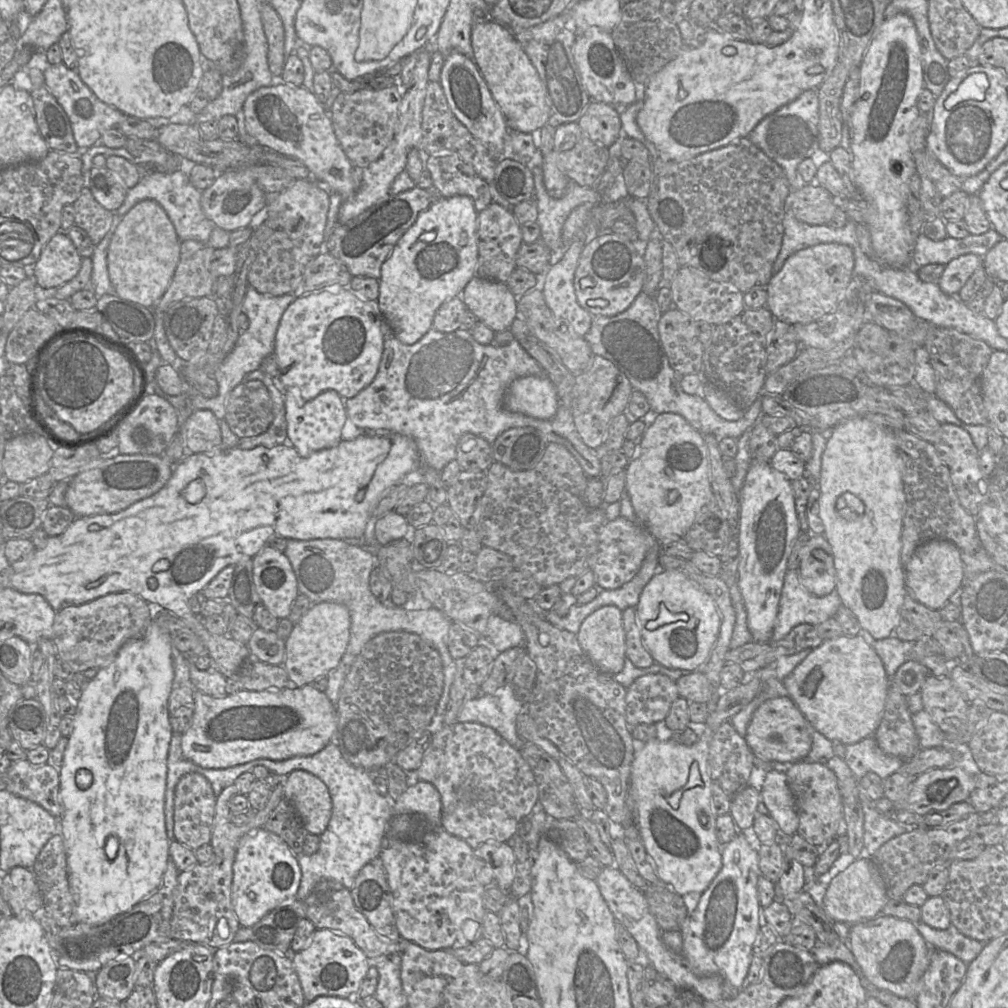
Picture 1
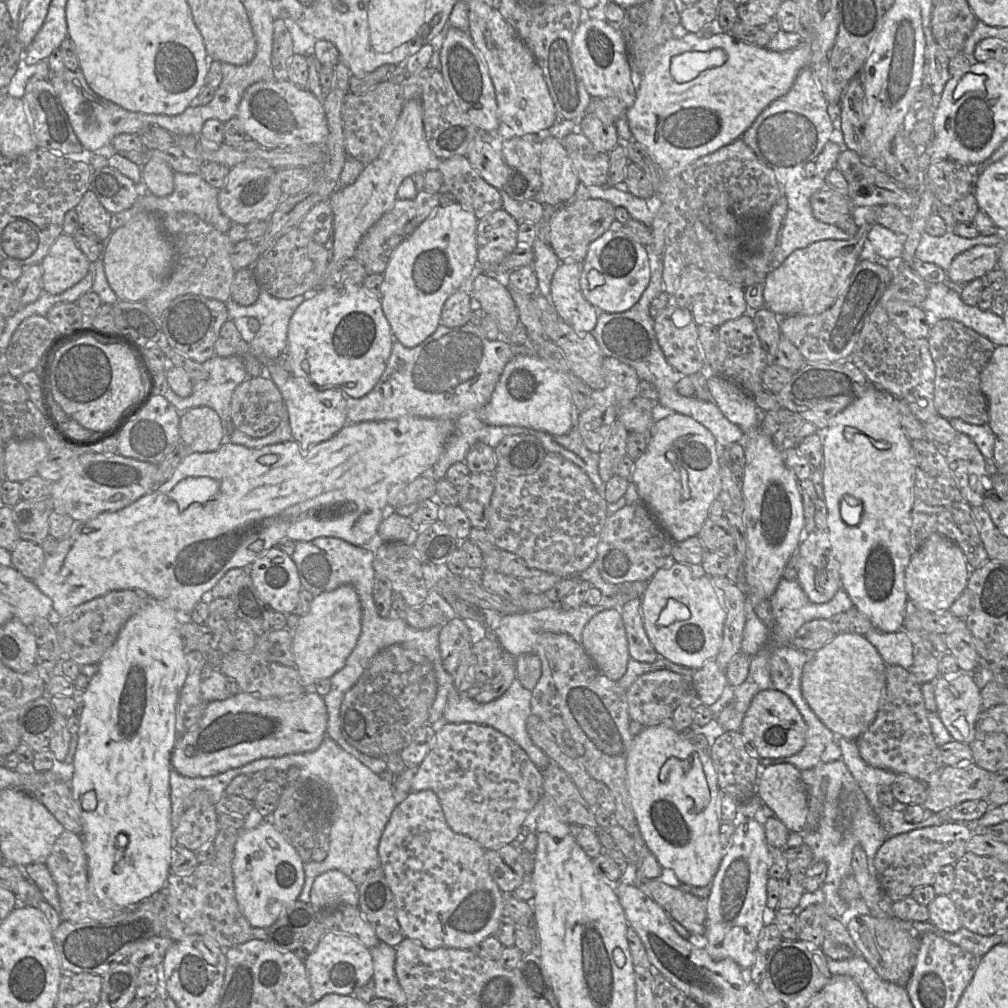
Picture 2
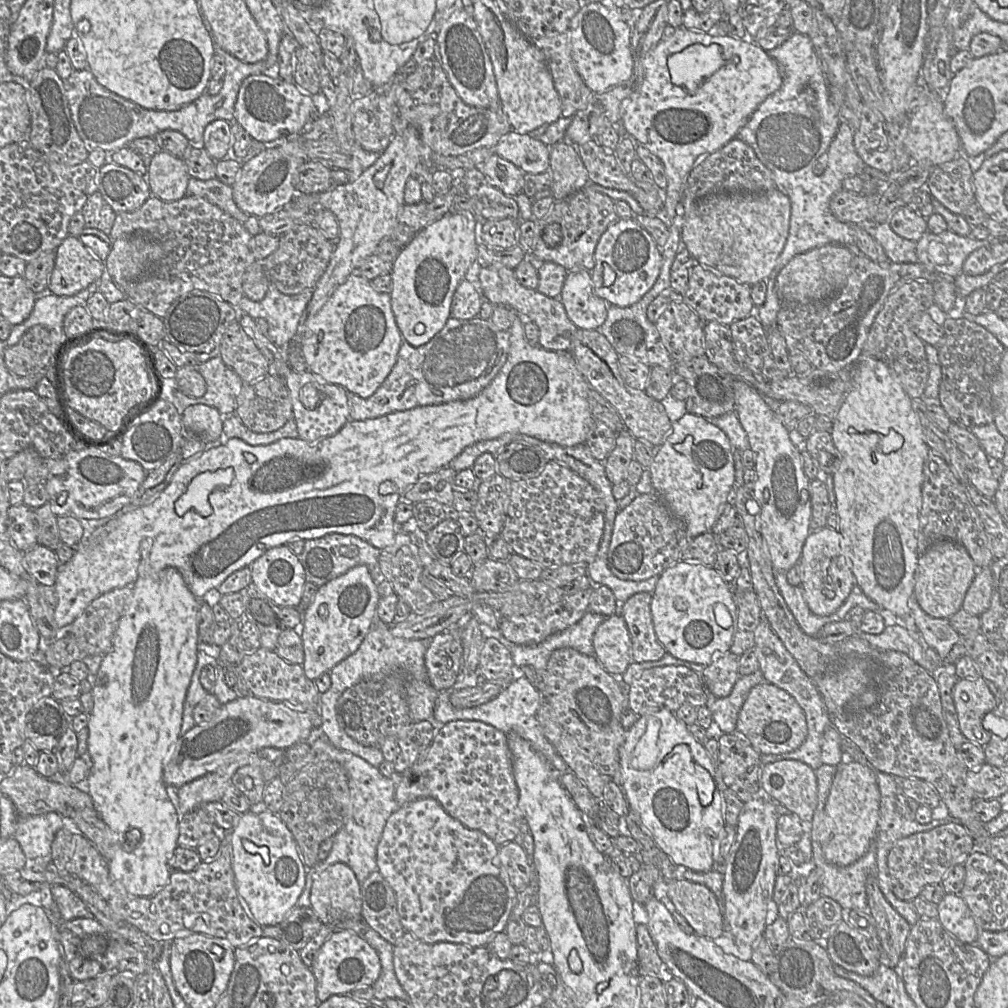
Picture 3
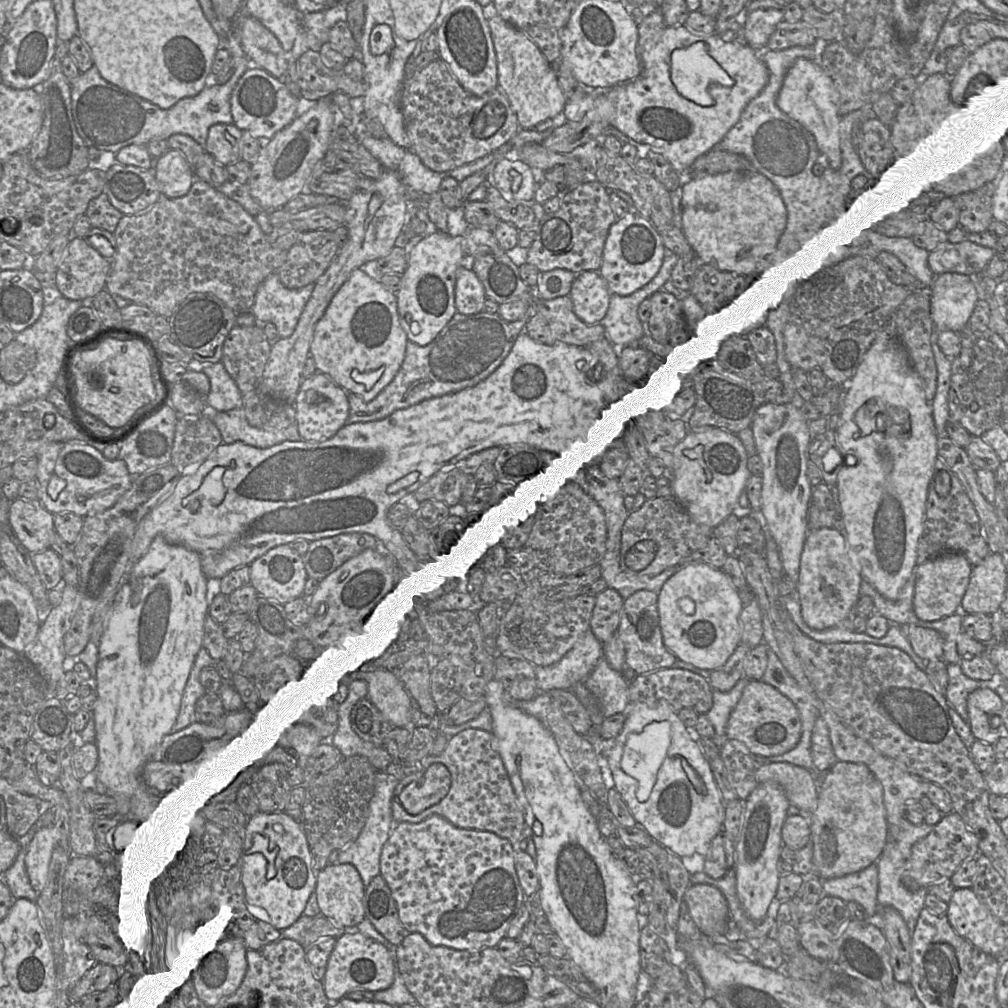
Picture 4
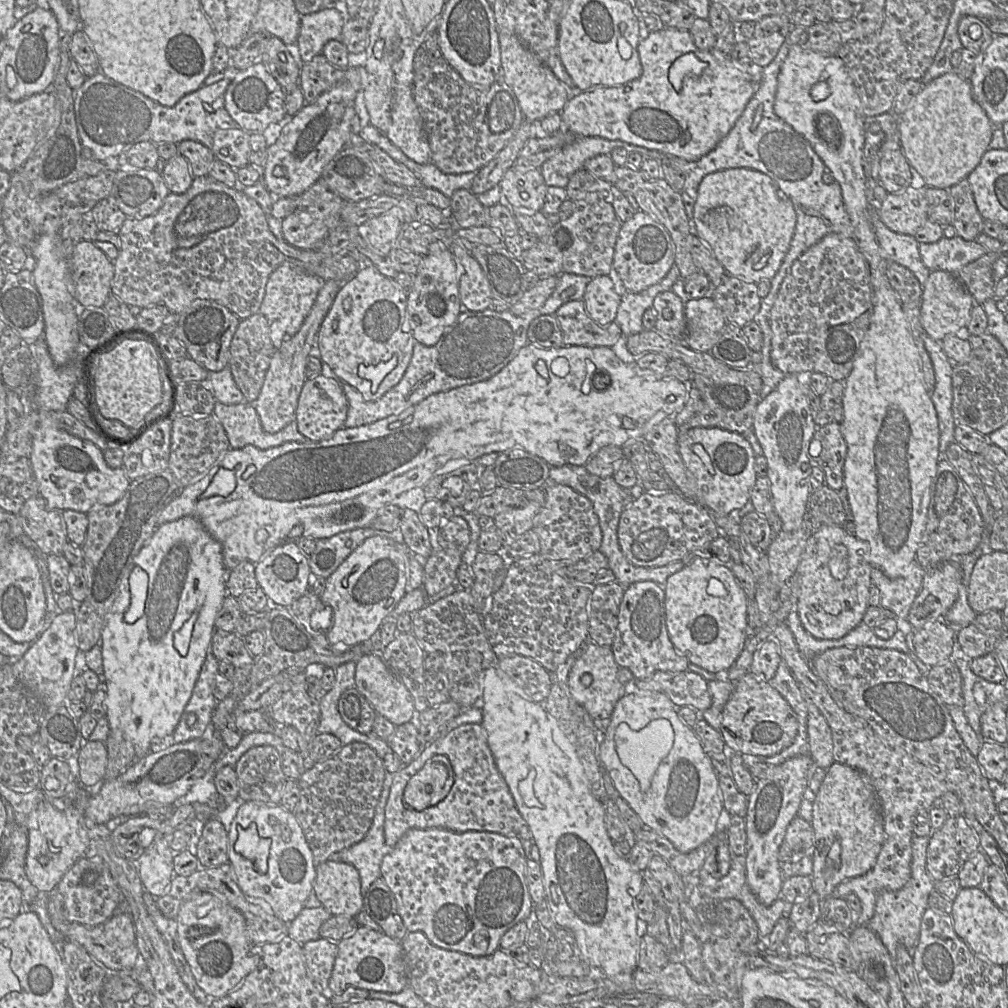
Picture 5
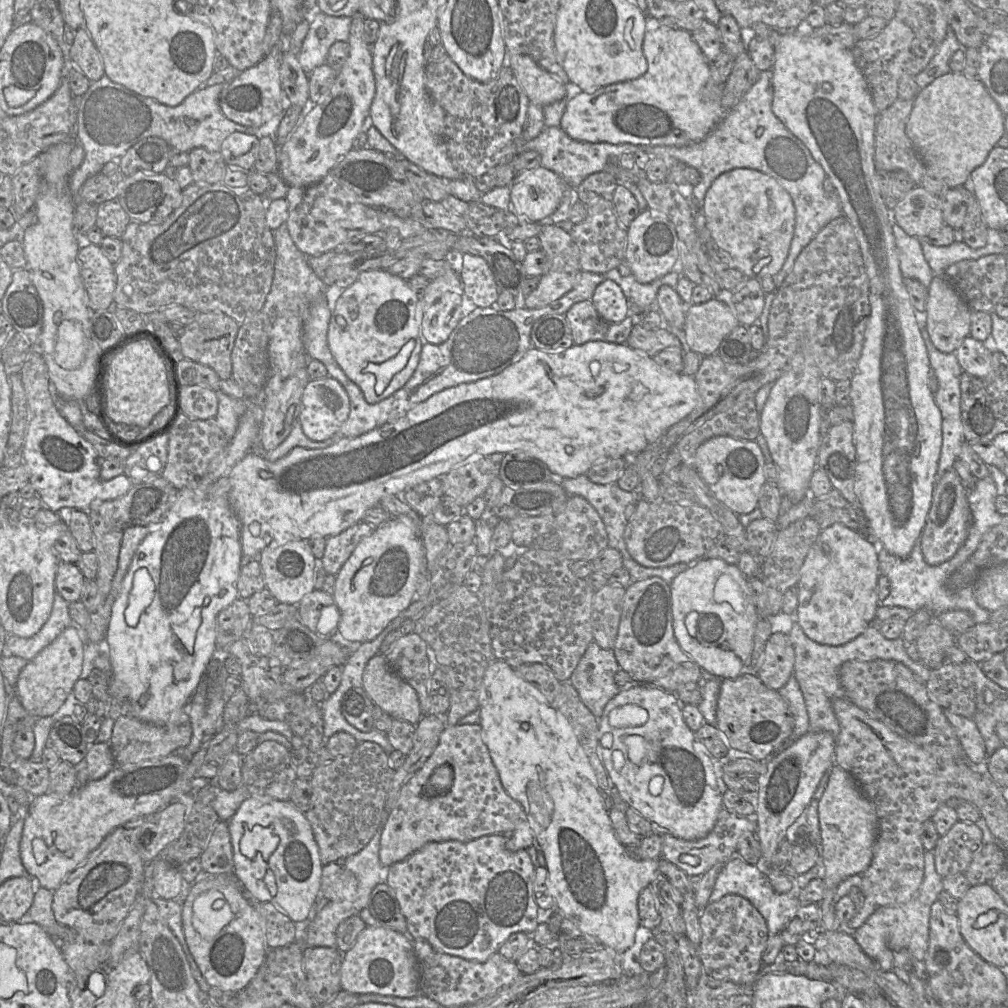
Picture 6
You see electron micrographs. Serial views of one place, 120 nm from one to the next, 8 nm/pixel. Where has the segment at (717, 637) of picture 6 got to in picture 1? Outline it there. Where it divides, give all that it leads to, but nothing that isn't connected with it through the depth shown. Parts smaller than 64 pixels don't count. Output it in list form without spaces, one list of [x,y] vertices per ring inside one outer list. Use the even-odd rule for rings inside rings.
[[[657,567],[635,609],[643,645],[655,663],[685,671],[701,669],[717,640],[720,615],[711,595],[697,582],[678,570]]]

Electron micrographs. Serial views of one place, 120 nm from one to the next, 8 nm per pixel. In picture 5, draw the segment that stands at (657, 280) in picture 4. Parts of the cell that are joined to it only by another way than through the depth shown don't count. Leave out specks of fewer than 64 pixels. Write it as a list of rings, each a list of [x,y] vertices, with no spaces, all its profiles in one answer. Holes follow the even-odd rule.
[[[674,265],[657,284],[641,292],[621,296],[615,323],[621,328],[623,336],[628,337],[644,330],[642,316],[645,310],[653,307],[655,297],[661,292],[671,290],[680,278],[679,269]]]

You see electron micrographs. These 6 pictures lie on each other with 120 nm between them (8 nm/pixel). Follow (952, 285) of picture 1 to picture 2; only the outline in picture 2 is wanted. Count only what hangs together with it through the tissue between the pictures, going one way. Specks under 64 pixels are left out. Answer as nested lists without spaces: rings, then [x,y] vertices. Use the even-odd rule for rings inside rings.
[[[1001,244],[978,245],[962,252],[954,258],[947,271],[948,280],[965,285],[976,278],[985,277],[997,268],[1001,247]]]

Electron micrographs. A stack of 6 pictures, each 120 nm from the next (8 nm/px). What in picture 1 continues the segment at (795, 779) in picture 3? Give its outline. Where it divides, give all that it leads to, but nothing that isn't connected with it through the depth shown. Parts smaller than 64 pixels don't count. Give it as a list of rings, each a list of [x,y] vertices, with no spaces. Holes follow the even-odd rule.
[[[769,769],[759,779],[761,800],[769,810],[769,815],[777,822],[786,835],[797,832],[799,818],[793,794],[784,770]]]

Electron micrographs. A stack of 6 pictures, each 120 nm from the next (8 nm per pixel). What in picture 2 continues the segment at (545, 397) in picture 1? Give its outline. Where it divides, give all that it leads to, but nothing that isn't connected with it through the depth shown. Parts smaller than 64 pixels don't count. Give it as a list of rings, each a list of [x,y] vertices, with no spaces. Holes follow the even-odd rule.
[[[517,355],[513,357],[504,367],[504,370],[502,371],[500,378],[493,390],[493,393],[491,395],[491,398],[489,402],[480,410],[479,416],[480,419],[487,425],[491,426],[522,426],[526,428],[531,428],[534,430],[544,431],[551,435],[565,435],[567,434],[573,426],[578,426],[578,412],[575,408],[575,405],[573,404],[571,392],[569,388],[567,387],[563,377],[549,364],[547,364],[545,361],[537,357],[536,355]]]

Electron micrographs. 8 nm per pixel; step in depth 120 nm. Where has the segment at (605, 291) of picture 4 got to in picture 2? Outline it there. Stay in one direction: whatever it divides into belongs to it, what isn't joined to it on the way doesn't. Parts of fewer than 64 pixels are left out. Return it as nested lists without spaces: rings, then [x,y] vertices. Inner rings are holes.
[[[560,262],[552,277],[550,301],[564,322],[578,333],[588,333],[595,328],[600,312],[583,296],[581,272],[578,262]]]

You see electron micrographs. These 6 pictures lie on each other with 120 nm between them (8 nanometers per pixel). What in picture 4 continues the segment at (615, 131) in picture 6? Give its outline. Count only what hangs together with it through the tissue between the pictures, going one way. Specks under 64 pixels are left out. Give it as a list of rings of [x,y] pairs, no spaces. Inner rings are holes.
[[[685,25],[664,27],[640,49],[640,57],[642,72],[638,78],[627,84],[620,84],[612,88],[586,88],[588,93],[583,98],[567,100],[563,110],[564,116],[569,121],[580,122],[589,110],[596,109],[601,118],[605,119],[611,127],[618,129],[632,140],[650,146],[653,150],[662,154],[683,178],[698,158],[710,152],[724,140],[728,132],[738,124],[749,103],[764,90],[769,82],[769,70],[761,57],[761,53],[755,51],[749,45],[742,46],[733,40],[724,41],[716,33],[708,36],[696,35]],[[699,41],[707,44],[709,55],[735,81],[730,88],[719,84],[710,86],[708,93],[714,100],[712,106],[701,106],[682,97],[671,81],[671,53],[676,49],[687,48]]]

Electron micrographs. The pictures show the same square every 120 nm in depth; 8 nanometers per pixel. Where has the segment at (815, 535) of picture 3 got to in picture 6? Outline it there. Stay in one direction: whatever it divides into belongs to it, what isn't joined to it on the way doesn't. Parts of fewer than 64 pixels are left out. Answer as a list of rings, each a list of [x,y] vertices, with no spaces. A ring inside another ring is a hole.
[[[834,523],[822,530],[808,551],[797,583],[796,613],[805,635],[819,644],[838,646],[863,633],[869,625],[874,624],[876,610],[880,605],[877,594],[879,576],[878,546],[869,542],[857,530],[841,523]]]

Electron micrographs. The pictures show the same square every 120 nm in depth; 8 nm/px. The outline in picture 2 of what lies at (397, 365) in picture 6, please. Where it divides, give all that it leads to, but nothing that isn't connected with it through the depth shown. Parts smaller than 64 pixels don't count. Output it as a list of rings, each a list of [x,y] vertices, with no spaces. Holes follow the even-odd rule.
[[[354,283],[326,287],[313,294],[296,308],[289,321],[286,351],[291,358],[292,374],[305,379],[317,390],[340,389],[350,398],[362,398],[379,381],[392,350],[392,331],[381,300]]]

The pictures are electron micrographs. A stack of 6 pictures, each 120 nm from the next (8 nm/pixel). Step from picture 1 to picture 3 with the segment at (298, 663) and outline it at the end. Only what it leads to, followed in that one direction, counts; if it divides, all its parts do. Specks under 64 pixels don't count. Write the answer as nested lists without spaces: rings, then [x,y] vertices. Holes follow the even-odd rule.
[[[364,565],[356,566],[319,587],[311,605],[303,611],[302,667],[308,679],[316,680],[356,652],[377,613],[378,601],[377,585]]]

